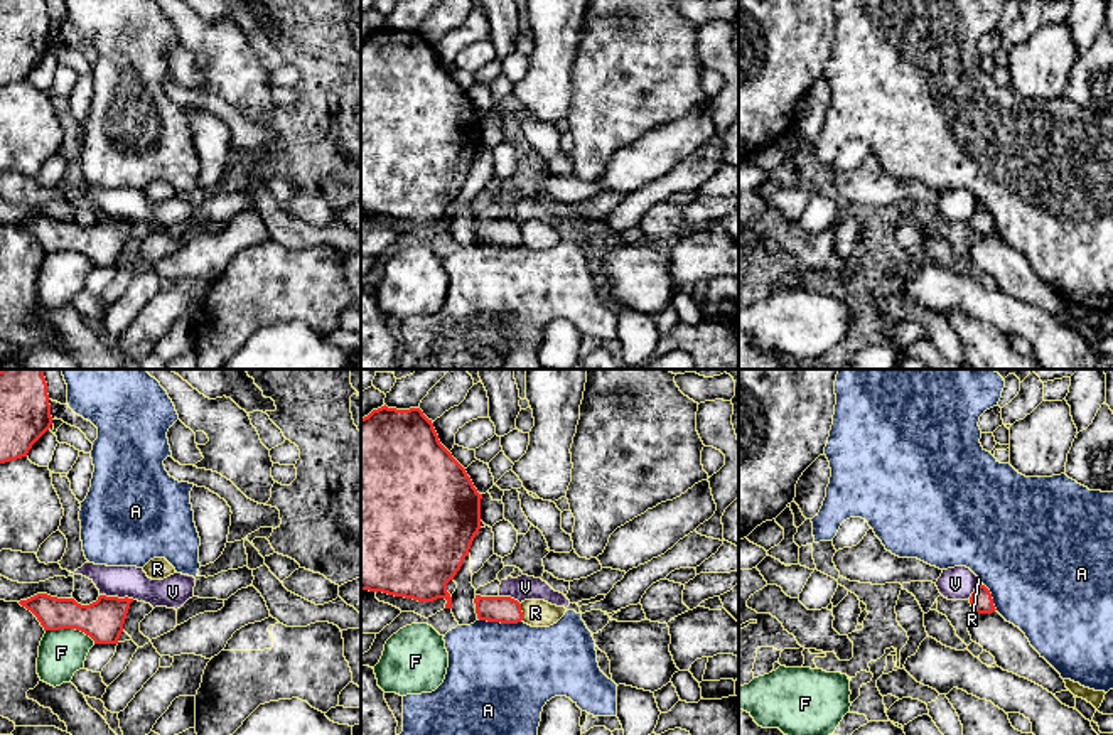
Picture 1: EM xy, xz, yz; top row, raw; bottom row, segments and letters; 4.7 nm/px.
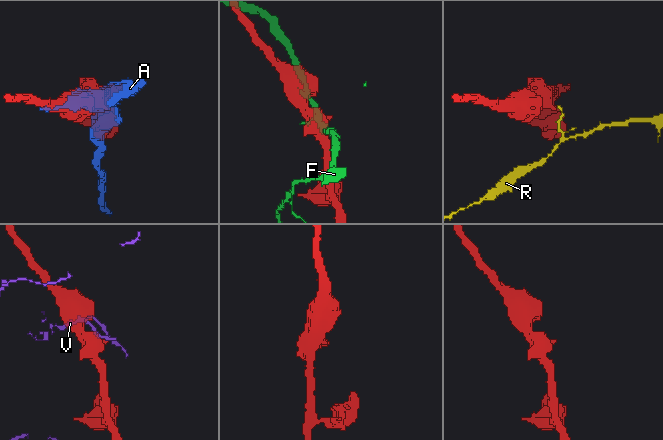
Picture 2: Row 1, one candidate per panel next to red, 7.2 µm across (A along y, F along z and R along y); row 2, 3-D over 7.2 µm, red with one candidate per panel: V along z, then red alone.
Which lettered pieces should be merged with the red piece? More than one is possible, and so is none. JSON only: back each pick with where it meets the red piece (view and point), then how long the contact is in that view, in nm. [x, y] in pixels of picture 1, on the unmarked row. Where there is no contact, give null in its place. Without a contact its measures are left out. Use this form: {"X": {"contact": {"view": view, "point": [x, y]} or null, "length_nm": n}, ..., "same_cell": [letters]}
{"same_cell": []}

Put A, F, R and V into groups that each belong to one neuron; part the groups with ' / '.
A / F / R / V

